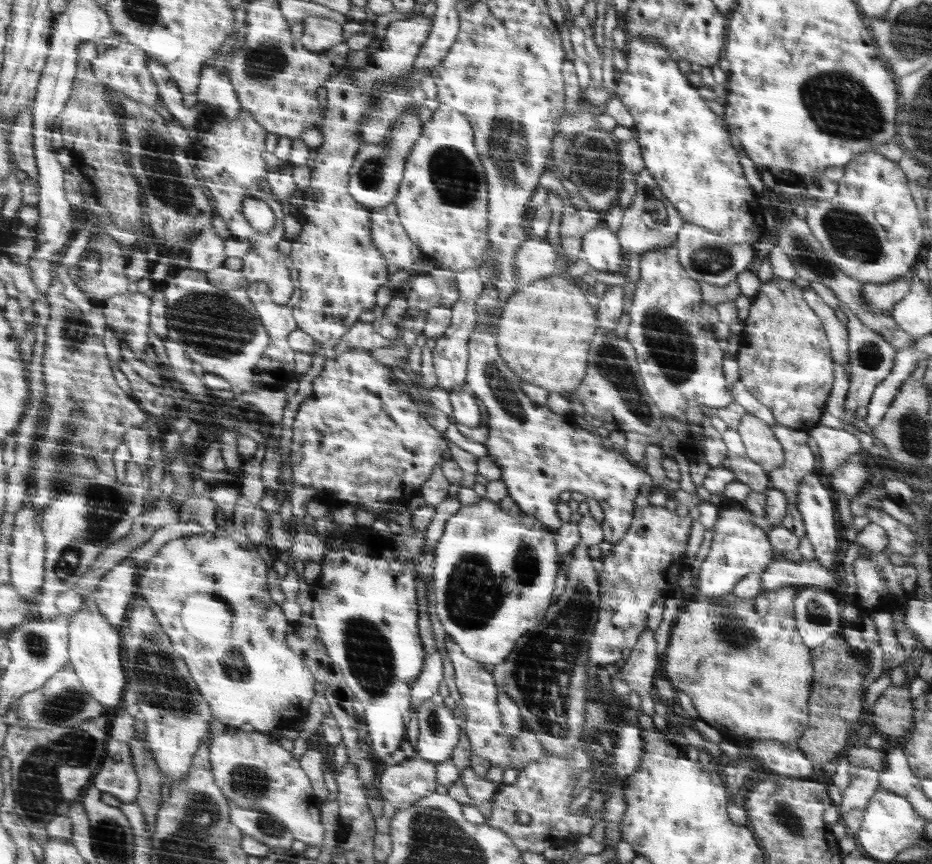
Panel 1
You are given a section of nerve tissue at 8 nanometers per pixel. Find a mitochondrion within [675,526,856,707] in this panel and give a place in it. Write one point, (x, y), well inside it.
(734, 633)

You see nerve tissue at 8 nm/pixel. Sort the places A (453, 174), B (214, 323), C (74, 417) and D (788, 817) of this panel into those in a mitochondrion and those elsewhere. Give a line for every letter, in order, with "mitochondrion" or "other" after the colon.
A: mitochondrion
B: mitochondrion
C: mitochondrion
D: mitochondrion

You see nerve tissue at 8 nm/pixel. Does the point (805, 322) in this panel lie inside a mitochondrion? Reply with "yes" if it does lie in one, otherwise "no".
no

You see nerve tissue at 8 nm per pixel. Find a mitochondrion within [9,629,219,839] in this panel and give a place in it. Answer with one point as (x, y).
(41, 779)

